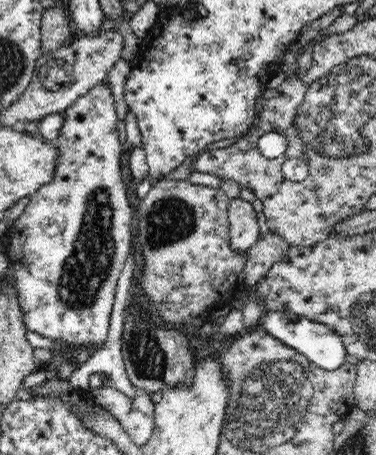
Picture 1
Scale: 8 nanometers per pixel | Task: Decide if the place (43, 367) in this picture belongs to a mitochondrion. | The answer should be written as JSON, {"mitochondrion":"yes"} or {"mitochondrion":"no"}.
{"mitochondrion":"no"}

